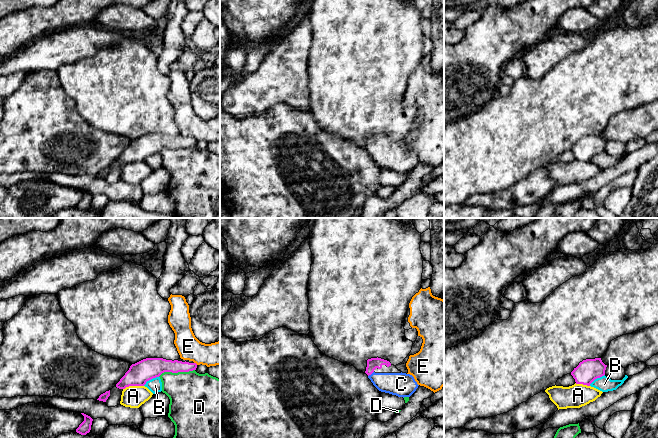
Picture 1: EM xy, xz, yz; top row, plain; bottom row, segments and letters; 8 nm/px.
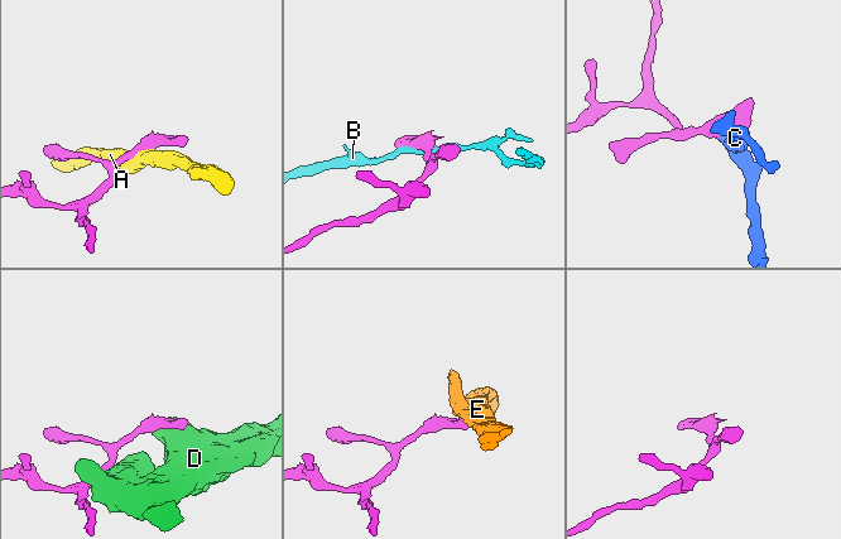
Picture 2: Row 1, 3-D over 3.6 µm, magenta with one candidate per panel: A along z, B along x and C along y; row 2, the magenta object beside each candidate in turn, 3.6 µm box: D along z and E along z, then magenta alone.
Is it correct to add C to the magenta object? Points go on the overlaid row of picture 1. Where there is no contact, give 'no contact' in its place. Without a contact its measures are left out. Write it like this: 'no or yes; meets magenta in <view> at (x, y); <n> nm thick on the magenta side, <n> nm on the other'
yes; meets magenta in xz at (370, 374); 90 nm thick on the magenta side, 190 nm on the other

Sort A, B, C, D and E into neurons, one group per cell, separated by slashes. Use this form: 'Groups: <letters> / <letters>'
Groups: A / B / C / D / E

